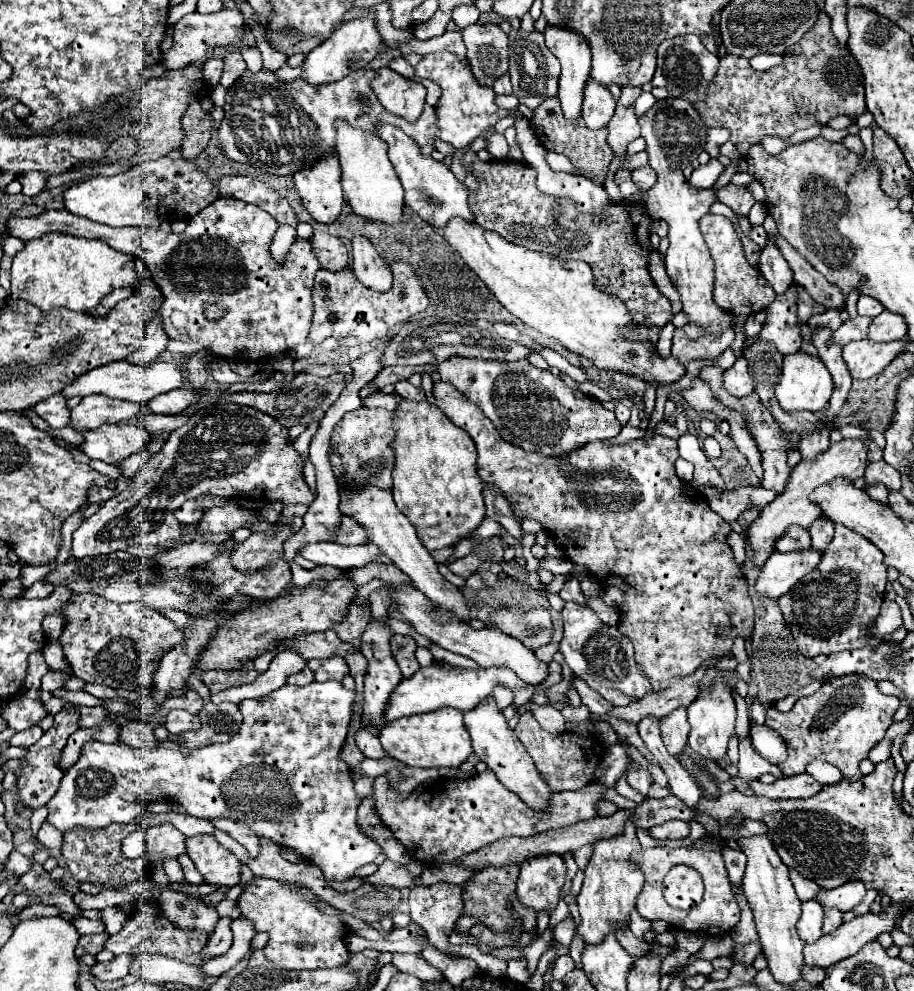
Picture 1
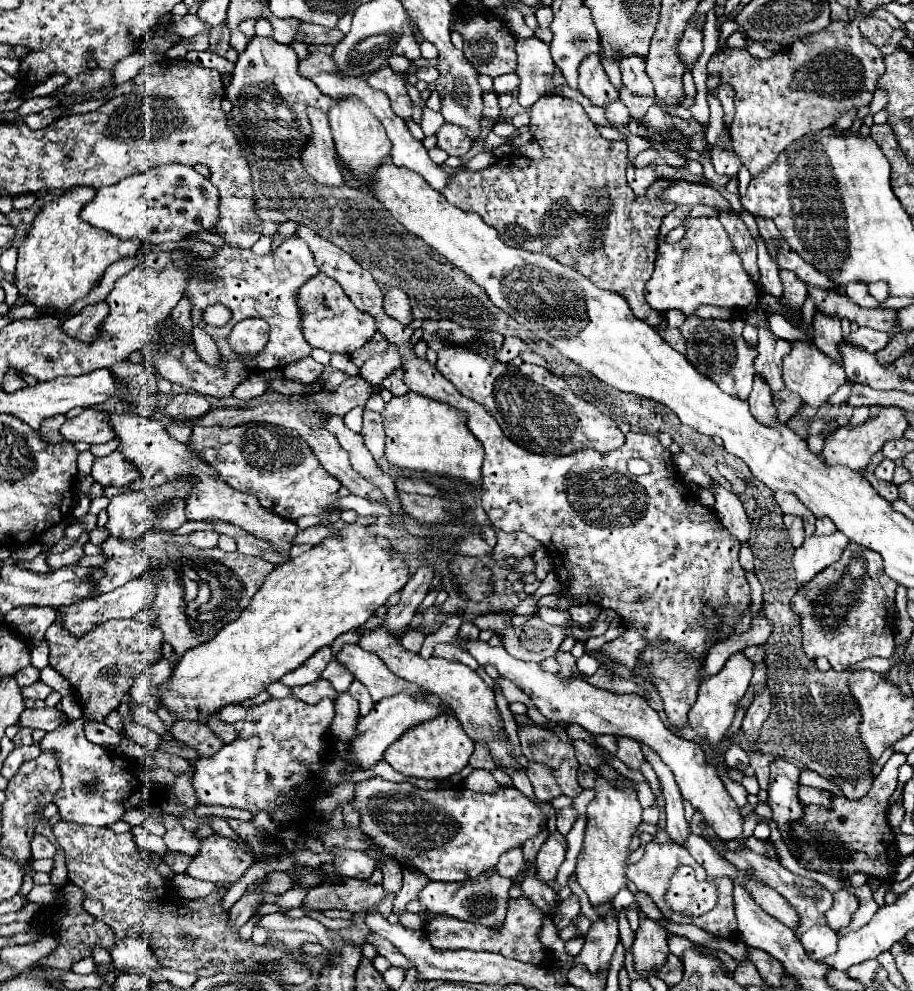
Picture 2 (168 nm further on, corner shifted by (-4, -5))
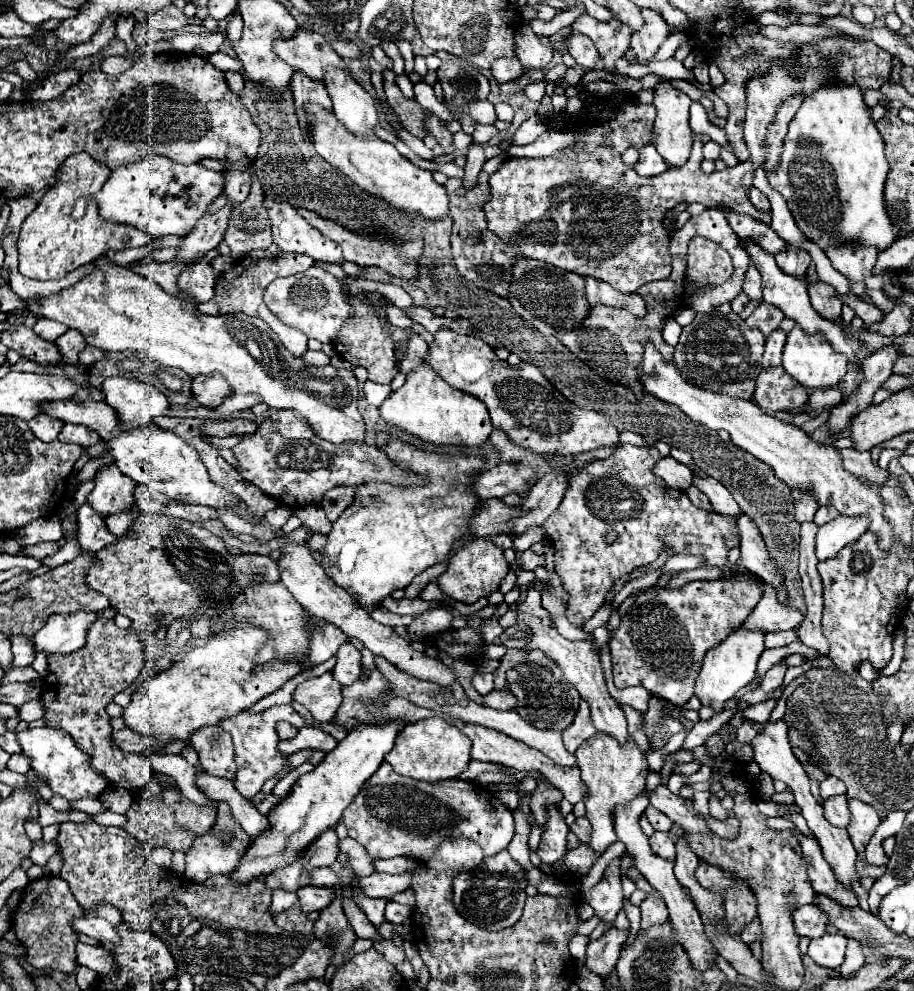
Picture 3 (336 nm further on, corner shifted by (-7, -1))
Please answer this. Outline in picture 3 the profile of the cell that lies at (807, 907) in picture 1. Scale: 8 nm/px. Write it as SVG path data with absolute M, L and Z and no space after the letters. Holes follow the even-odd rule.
M823 934L809 944L809 956L815 964L825 968L839 968L845 956L847 938L843 934Z

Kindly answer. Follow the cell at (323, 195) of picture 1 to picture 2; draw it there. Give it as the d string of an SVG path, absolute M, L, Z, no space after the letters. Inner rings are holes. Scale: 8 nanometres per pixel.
M308 108L308 118L312 124L312 140L308 140L308 148L304 148L302 152L302 164L306 166L308 174L320 184L330 186L344 184L340 168L334 158L336 150L330 134L328 116L318 108Z

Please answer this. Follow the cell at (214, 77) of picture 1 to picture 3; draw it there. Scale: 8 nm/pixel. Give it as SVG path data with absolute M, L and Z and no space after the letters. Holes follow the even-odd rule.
M238 11L232 14L227 25L227 38L230 42L238 41L241 38L243 30L243 19Z

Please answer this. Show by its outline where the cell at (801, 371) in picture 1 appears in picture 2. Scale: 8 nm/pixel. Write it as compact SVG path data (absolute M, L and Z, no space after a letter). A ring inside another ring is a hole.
M810 340L792 342L790 354L784 356L784 360L782 360L782 370L784 370L786 388L800 394L802 402L808 406L814 406L814 408L820 408L822 404L826 404L828 398L846 382L844 368L840 364L836 364L830 356L824 356L824 352L820 352L816 348L816 344L812 344Z

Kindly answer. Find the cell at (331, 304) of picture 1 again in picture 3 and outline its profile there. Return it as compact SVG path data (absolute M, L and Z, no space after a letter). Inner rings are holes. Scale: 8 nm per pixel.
M311 266L307 272L301 272L299 276L273 280L267 286L263 298L269 310L275 316L279 316L279 320L283 320L291 328L297 328L307 338L315 338L323 344L333 340L335 334L355 312L355 306L347 300L347 292L343 284L333 274L329 274L319 266Z

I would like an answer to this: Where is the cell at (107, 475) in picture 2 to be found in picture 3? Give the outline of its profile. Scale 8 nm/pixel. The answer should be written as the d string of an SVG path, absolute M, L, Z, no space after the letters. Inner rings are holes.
M111 462L107 466L101 466L95 474L95 490L87 496L87 502L101 514L117 514L123 510L129 510L135 502L135 480L123 476L119 472L117 464Z

